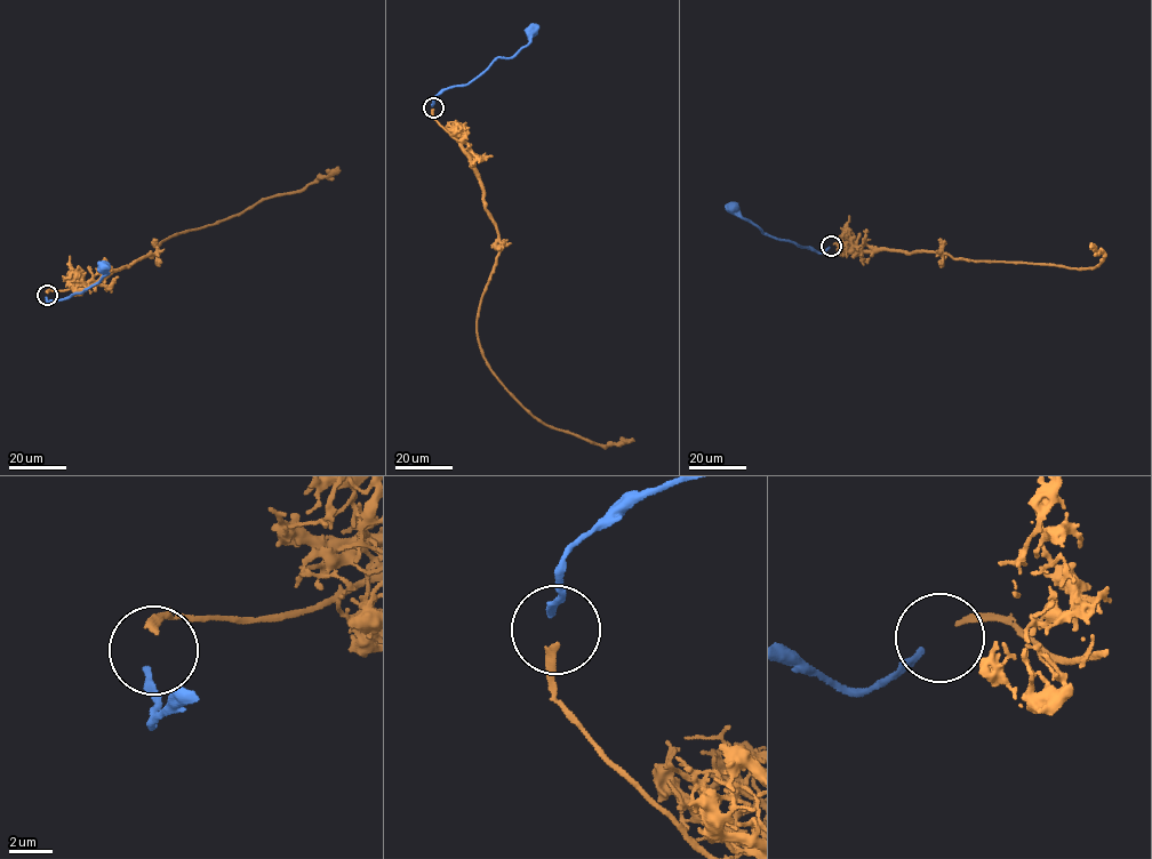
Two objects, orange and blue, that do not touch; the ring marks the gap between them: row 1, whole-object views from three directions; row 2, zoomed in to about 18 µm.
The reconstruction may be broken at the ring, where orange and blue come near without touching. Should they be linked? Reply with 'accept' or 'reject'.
accept

